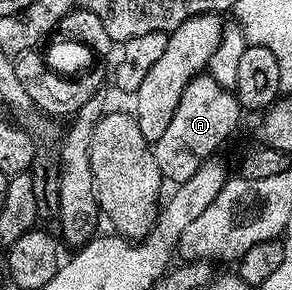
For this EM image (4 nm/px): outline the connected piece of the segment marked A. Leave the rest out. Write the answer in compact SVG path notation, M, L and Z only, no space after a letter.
M200 74L190 81L182 92L179 104L175 108L167 130L151 144L157 169L170 185L176 186L187 182L205 160L214 155L213 152L241 124L243 109L236 95L230 89L219 86L215 78L208 74Z

